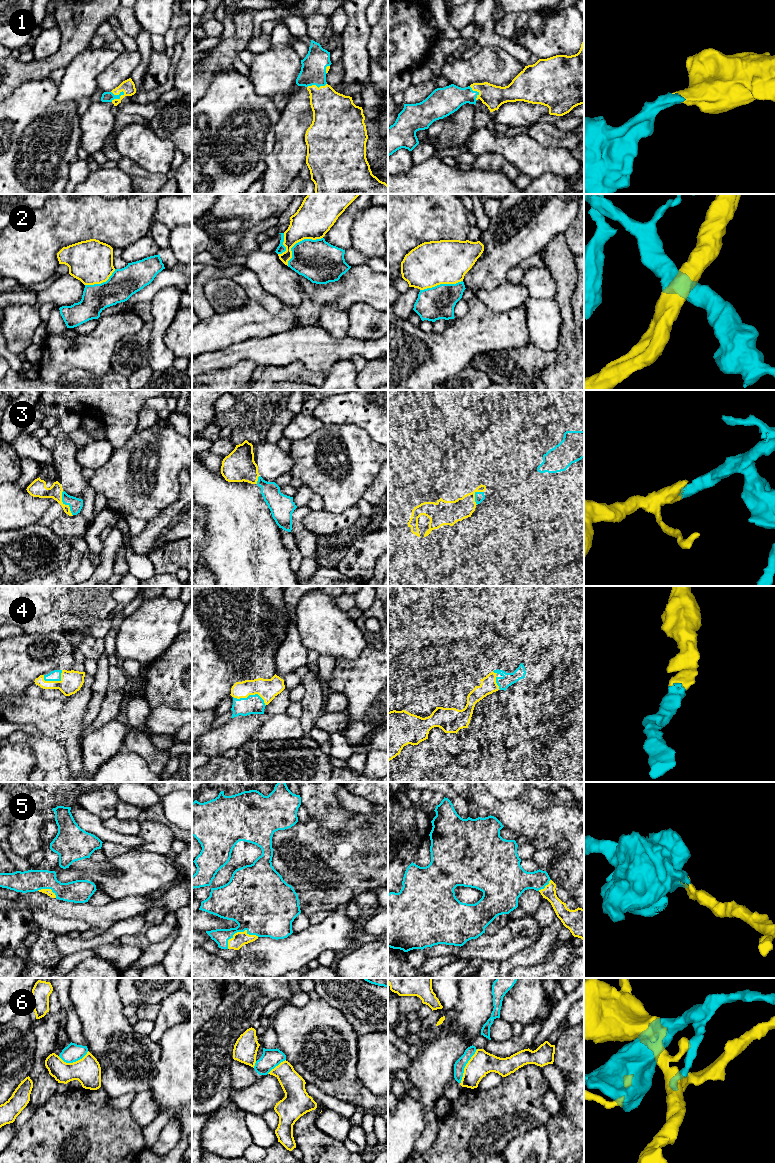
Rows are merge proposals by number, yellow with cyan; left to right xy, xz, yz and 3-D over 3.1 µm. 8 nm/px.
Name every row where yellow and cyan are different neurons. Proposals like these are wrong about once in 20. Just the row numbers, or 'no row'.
6

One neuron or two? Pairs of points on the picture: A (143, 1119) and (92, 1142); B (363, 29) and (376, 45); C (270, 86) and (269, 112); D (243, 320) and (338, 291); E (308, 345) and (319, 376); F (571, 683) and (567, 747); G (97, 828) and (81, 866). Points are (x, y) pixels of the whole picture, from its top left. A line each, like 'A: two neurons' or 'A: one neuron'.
A: two neurons
B: two neurons
C: two neurons
D: one neuron
E: two neurons
F: one neuron
G: two neurons

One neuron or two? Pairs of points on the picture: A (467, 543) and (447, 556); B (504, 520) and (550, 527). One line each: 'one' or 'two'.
A: one
B: two

